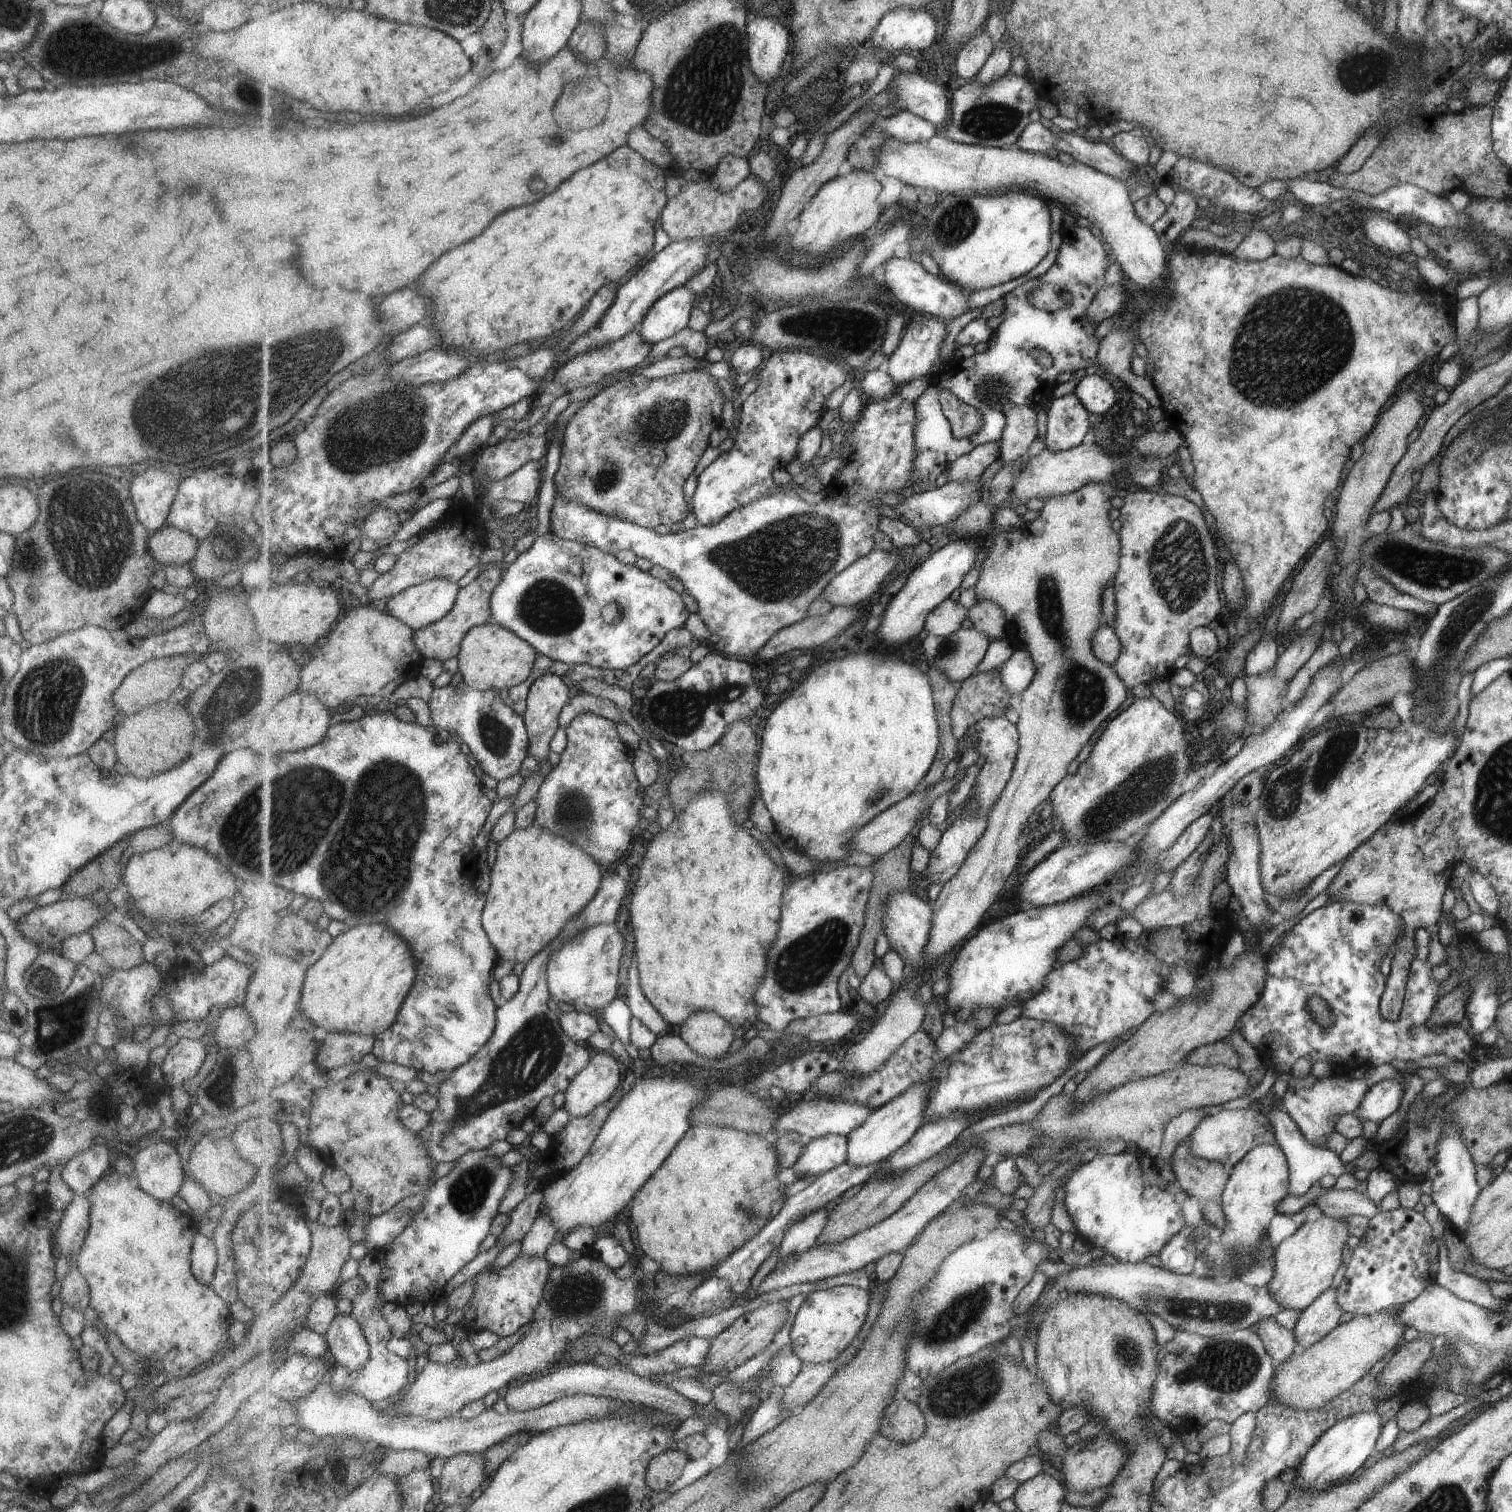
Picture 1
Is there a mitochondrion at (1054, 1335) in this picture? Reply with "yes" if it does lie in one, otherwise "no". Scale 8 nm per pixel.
no

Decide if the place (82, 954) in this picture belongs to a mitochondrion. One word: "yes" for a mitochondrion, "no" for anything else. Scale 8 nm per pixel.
no

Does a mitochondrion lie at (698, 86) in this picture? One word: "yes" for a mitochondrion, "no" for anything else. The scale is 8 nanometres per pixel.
yes

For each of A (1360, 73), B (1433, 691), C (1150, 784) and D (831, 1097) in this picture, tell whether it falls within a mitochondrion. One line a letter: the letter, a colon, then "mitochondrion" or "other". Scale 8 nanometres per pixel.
A: mitochondrion
B: mitochondrion
C: mitochondrion
D: other

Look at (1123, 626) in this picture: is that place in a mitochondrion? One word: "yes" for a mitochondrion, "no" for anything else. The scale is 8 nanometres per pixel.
no

